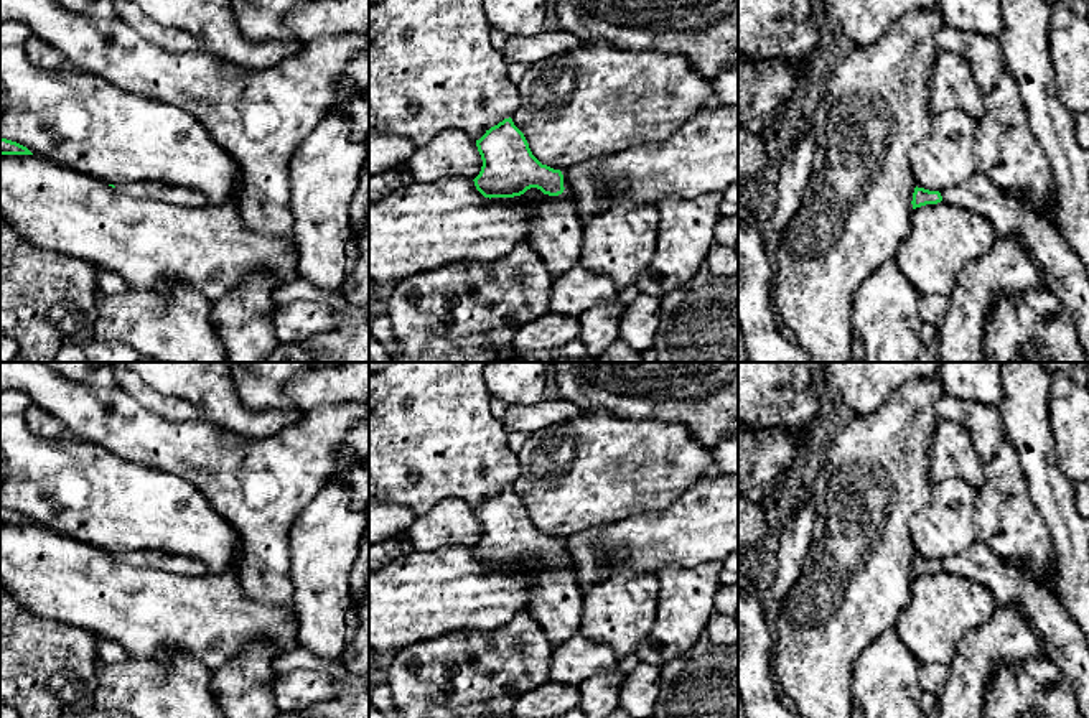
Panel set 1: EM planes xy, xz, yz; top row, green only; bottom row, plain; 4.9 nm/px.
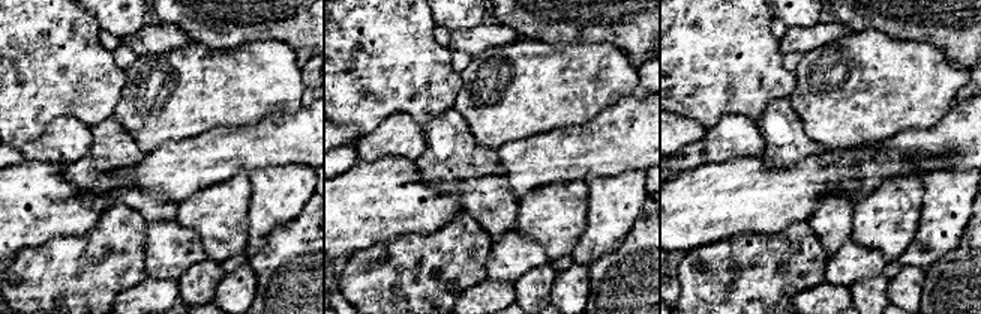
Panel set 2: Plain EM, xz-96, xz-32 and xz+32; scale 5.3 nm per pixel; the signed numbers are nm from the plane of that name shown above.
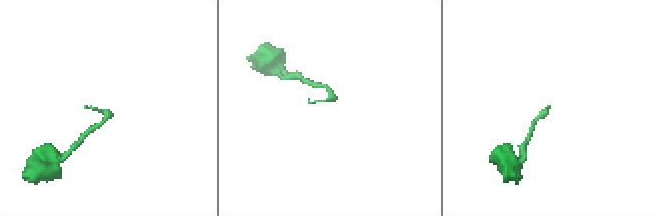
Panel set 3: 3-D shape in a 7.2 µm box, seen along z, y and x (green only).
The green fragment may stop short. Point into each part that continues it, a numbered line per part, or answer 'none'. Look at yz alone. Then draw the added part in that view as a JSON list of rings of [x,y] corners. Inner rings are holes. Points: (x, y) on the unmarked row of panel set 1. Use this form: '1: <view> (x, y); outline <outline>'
1: yz (1068, 648); outline [[[980,542],[941,565],[947,573],[984,585],[998,606],[1018,609],[1026,618],[1046,641],[1049,659],[1071,683],[1082,718],[1089,718],[1089,642],[1061,599]]]

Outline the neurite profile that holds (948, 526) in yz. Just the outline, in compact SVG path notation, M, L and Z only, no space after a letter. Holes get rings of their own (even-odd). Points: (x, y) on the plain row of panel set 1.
M960 478L932 483L931 504L911 520L914 555L942 562L975 543L977 496Z

